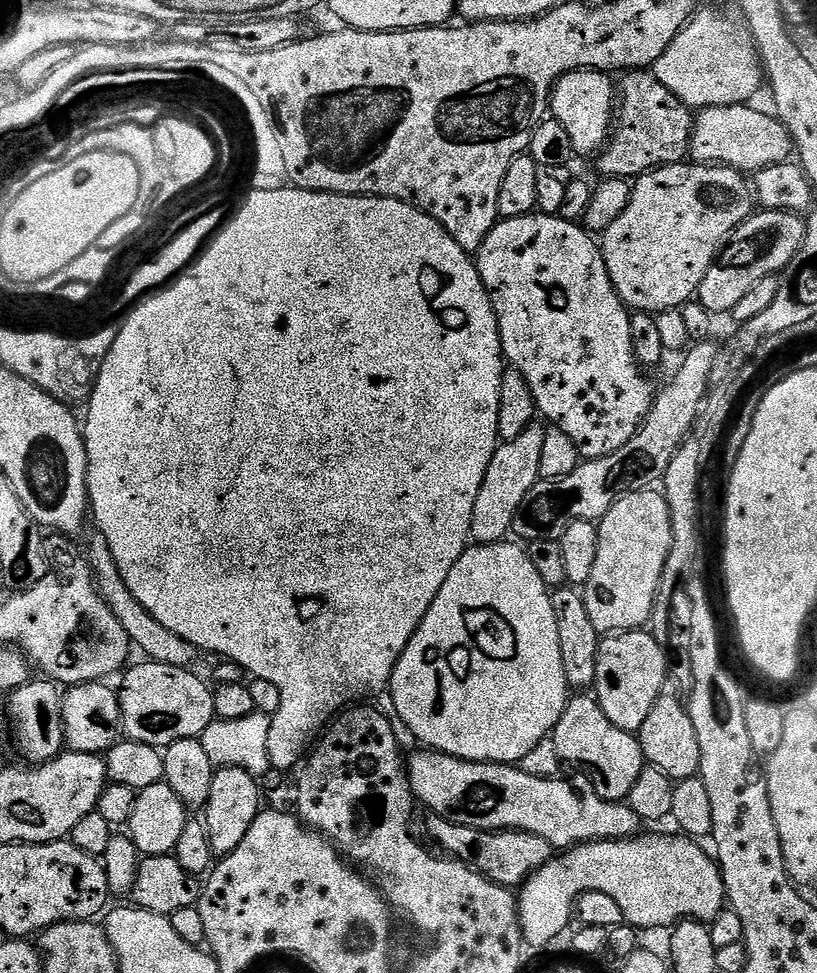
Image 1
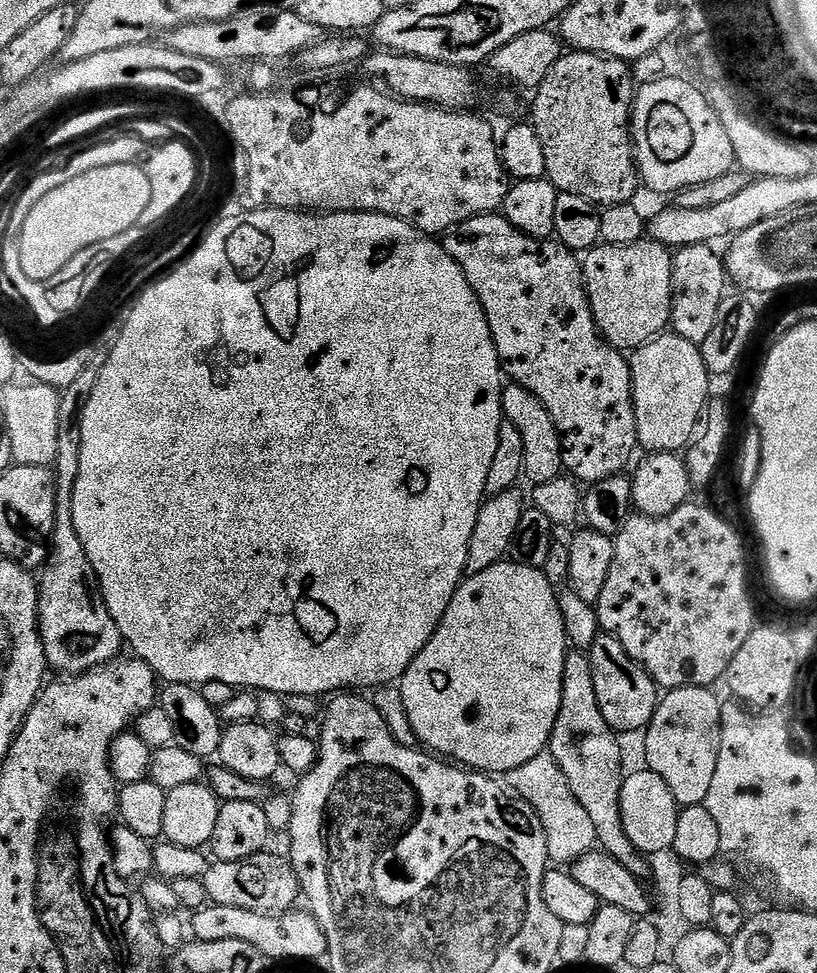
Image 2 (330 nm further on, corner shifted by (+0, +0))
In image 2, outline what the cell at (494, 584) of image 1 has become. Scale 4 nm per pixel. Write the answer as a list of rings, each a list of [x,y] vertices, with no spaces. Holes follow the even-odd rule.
[[[505,558],[486,570],[471,573],[467,578],[461,580],[460,589],[454,594],[450,606],[446,606],[446,614],[442,618],[438,630],[430,638],[430,642],[426,642],[426,646],[414,658],[414,662],[408,667],[406,674],[398,681],[402,702],[406,706],[406,714],[410,718],[410,726],[416,732],[417,741],[421,745],[429,744],[429,746],[424,746],[431,749],[433,753],[443,754],[469,769],[485,774],[506,774],[510,770],[524,765],[525,762],[530,762],[530,758],[540,755],[549,747],[552,739],[554,722],[558,718],[558,710],[562,706],[564,657],[568,655],[569,651],[568,636],[564,633],[564,623],[562,622],[562,610],[559,609],[558,588],[547,580],[543,568],[517,564],[515,560]]]

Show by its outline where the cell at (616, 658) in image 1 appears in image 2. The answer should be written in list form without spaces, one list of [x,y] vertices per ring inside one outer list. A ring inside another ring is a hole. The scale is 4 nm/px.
[[[601,634],[592,643],[590,649],[592,669],[594,670],[594,694],[598,694],[598,710],[602,710],[602,718],[611,726],[617,734],[623,732],[643,733],[649,722],[654,718],[654,710],[658,703],[658,685],[652,681],[650,674],[630,654],[626,654],[626,646],[618,642],[618,638]]]

